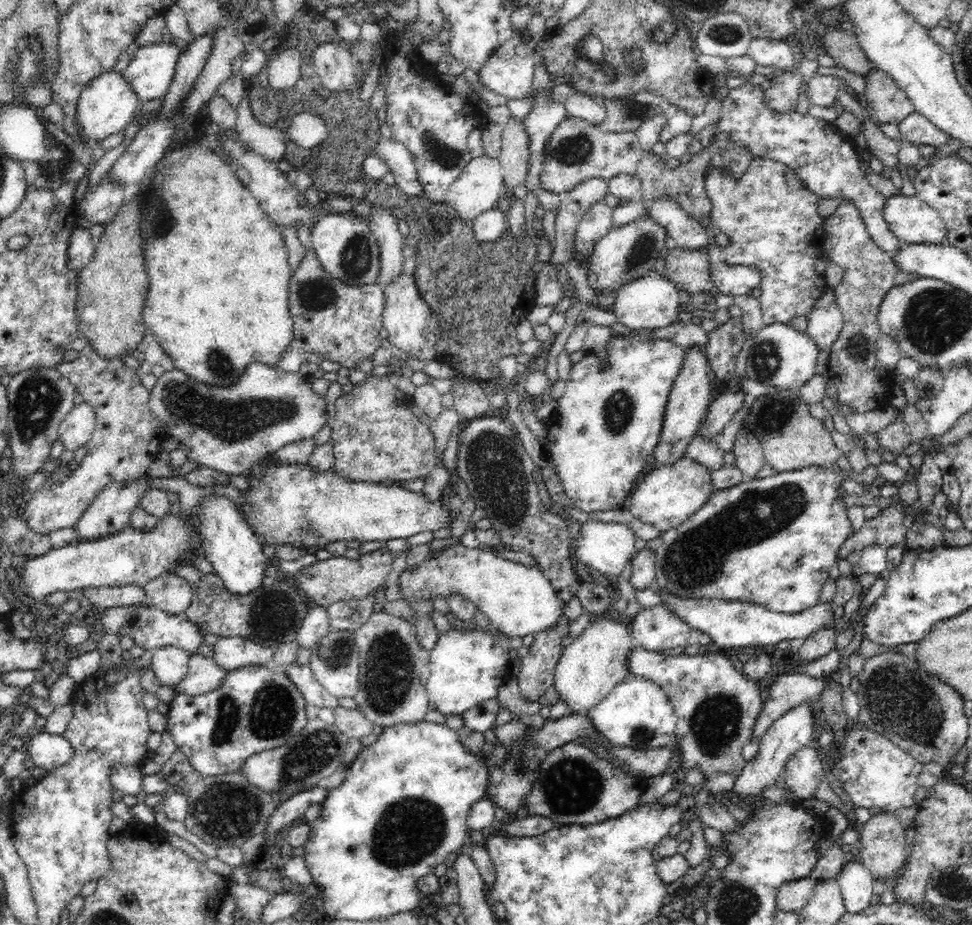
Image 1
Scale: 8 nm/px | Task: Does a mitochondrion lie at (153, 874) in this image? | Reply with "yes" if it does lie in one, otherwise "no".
no

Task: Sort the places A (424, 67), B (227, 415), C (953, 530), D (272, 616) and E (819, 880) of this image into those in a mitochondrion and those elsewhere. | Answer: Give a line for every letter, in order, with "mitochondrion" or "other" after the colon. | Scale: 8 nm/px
A: other
B: mitochondrion
C: other
D: mitochondrion
E: other

